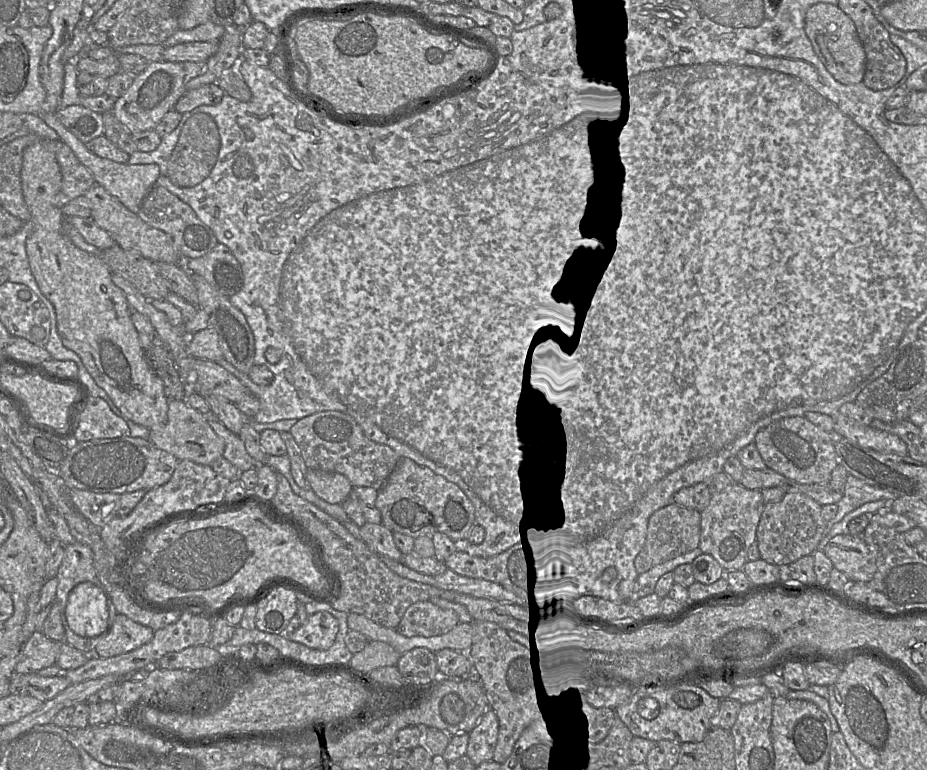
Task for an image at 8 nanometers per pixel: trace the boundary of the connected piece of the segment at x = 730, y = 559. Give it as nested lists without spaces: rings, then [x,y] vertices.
[[[739,483],[713,493],[709,505],[701,512],[699,548],[702,553],[710,554],[724,571],[742,570],[748,561],[748,549],[756,540],[764,507],[760,490],[747,489]]]

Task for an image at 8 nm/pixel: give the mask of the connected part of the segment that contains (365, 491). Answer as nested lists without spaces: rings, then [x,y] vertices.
[[[353,487],[341,504],[350,520],[361,527],[367,523],[381,524],[381,513],[376,507],[378,491],[369,487]]]

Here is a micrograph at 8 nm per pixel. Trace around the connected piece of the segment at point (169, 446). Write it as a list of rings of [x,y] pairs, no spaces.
[[[169,400],[167,421],[161,428],[152,428],[148,439],[154,446],[162,449],[178,460],[189,460],[197,464],[208,465],[223,456],[224,440],[210,426],[205,415],[188,406],[184,401]]]

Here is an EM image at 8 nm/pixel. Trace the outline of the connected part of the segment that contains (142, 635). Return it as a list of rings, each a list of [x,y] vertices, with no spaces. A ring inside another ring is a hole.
[[[118,613],[111,630],[98,643],[91,655],[99,658],[110,658],[130,652],[149,642],[153,638],[154,632],[150,627]]]

